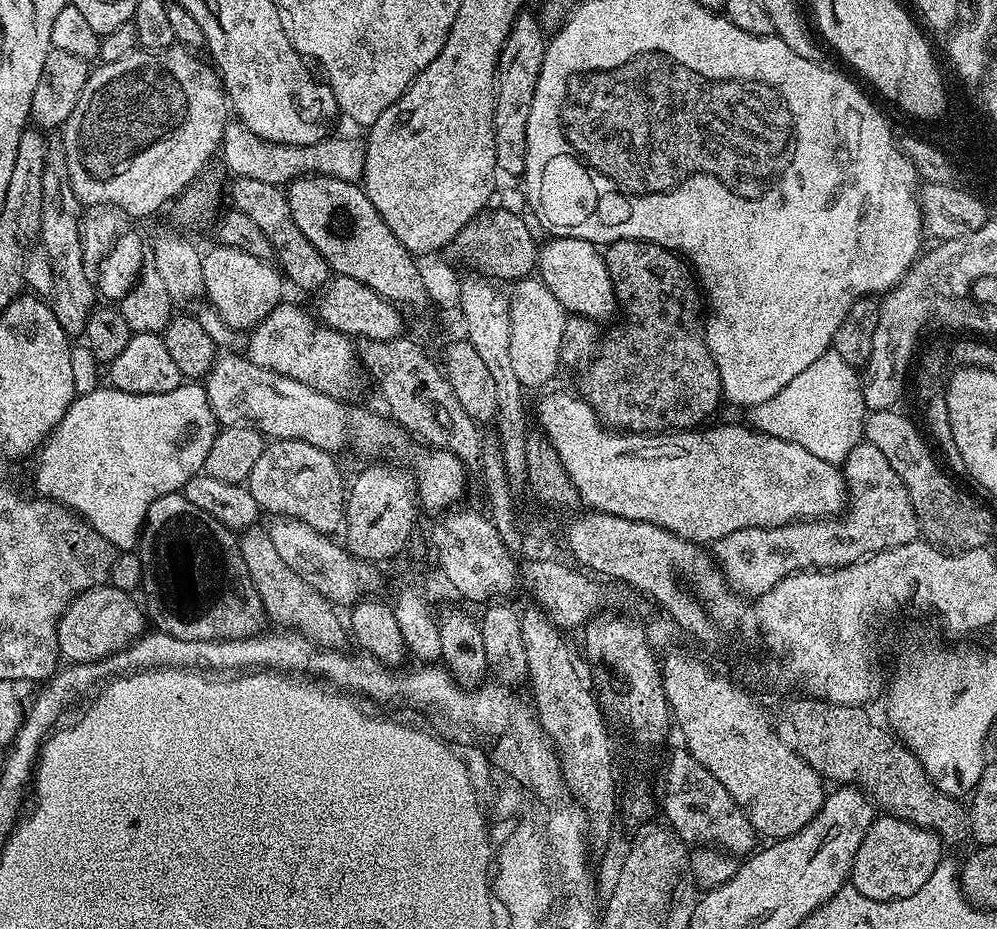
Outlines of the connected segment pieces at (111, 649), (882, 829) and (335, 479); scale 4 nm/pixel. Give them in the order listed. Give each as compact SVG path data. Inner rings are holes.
M101 586L76 596L61 614L56 627L61 657L68 662L100 662L103 656L123 653L137 638L143 637L146 612L136 605L135 595L120 588Z
M891 814L877 815L870 830L866 830L866 838L862 838L862 846L858 846L858 854L854 854L851 887L856 888L858 894L875 900L910 898L910 894L922 890L930 874L942 863L940 848L940 837L930 829L899 820Z
M272 440L262 450L258 462L254 462L254 470L250 470L246 481L246 492L260 508L272 514L283 514L287 519L298 520L319 532L336 534L344 526L344 506L346 503L346 480L336 465L337 457L326 450L318 450L318 446L310 446L310 442L301 440Z

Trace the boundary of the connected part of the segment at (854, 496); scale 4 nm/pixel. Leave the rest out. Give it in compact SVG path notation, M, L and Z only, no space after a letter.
M861 442L854 446L844 459L842 471L848 485L844 524L817 518L777 528L734 530L734 534L726 534L726 538L711 545L710 551L724 571L724 577L737 592L758 598L795 572L841 568L920 536L918 518L914 506L910 506L910 494L906 494L902 478L894 474L886 457L873 444Z

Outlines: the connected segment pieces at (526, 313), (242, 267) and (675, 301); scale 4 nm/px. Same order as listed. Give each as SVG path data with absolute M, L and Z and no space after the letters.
M525 278L511 285L508 313L510 314L510 363L514 366L514 375L525 389L540 388L548 384L560 364L560 347L562 346L562 326L566 313L560 307L558 298L538 278Z
M212 246L202 256L202 274L204 275L204 292L208 296L207 303L215 308L229 329L251 329L260 323L281 303L280 296L286 289L281 273L271 268L268 260L254 258L254 254L246 254L242 250Z
M616 240L612 244L607 245L603 249L604 261L606 262L606 266L610 270L610 282L614 286L614 294L616 295L617 301L622 302L622 316L624 312L624 324L620 324L617 328L612 328L608 332L608 337L603 337L602 343L599 345L598 351L591 357L590 363L583 369L582 375L584 375L584 392L582 391L582 399L591 406L594 411L596 411L597 416L600 417L600 423L613 429L613 430L627 430L630 432L646 432L646 433L654 433L654 432L674 432L677 430L696 430L701 427L705 423L704 420L707 416L712 416L716 412L716 407L719 404L722 404L722 393L720 391L720 375L718 374L718 366L714 362L714 358L710 354L710 350L708 349L708 344L704 341L704 322L705 317L702 315L702 308L700 312L700 296L702 300L702 292L698 287L698 281L694 275L693 269L689 267L687 263L677 253L671 252L668 248L663 248L662 246L658 246L657 244L651 244L650 242L646 242L645 240Z

